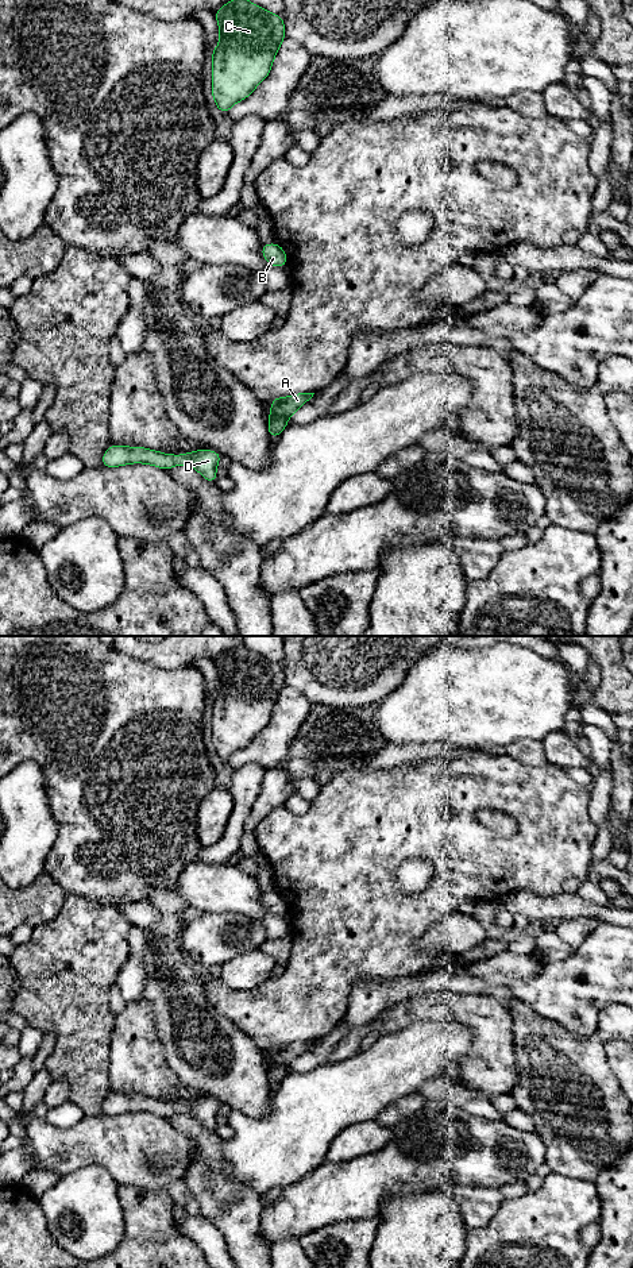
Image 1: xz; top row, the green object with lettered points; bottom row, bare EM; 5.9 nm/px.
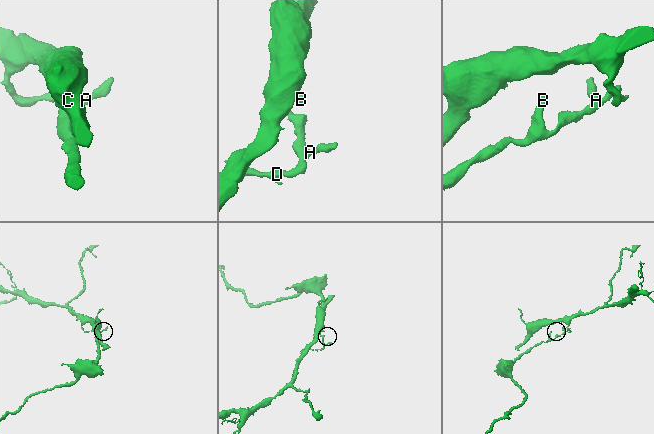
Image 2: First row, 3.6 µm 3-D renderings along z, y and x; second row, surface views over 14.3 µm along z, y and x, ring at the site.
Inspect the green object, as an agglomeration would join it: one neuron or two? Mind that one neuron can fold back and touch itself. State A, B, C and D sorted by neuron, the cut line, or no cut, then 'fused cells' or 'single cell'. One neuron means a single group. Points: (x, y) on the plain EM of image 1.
A B / C D; cut in xz along (269, 1067), (285, 1068); fused cells

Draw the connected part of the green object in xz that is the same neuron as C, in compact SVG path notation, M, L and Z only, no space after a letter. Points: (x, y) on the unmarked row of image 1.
M244 644L228 650L217 658L220 689L212 699L212 744L221 762L248 745L251 740L269 724L279 693L286 686L283 666L274 663Z

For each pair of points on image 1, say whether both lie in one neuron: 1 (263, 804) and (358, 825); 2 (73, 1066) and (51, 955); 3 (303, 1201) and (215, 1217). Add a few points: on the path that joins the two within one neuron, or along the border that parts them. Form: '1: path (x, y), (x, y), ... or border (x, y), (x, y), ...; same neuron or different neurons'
1: border (282, 805), (273, 809), (255, 829); different neurons
2: path (73, 1039), (73, 1002), (65, 991), (65, 982); same neuron
3: border (265, 1205), (261, 1213), (261, 1238); different neurons

